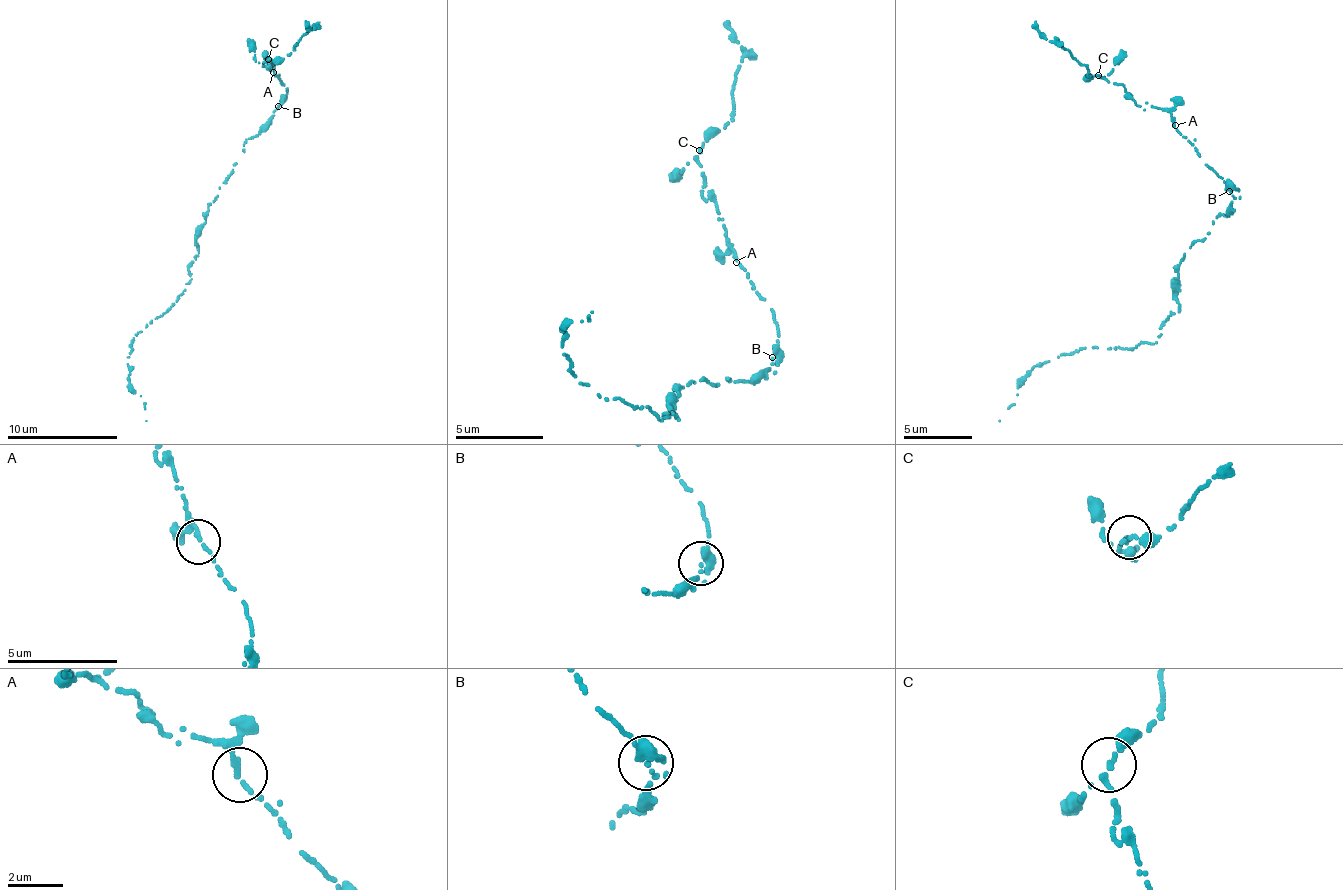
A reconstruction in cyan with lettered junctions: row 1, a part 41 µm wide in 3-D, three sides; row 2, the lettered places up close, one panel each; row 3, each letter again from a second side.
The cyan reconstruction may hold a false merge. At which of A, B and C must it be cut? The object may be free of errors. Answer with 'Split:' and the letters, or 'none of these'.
Split: B

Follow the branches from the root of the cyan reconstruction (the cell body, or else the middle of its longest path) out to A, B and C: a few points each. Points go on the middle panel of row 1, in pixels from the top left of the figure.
A: (712, 384), (716, 386), (724, 378), (747, 381), (767, 367), (771, 369), (776, 353), (774, 315), (736, 262)
B: (712, 384), (716, 386), (724, 378), (747, 381), (767, 367), (771, 369), (774, 363), (773, 355)
C: (712, 384), (747, 381), (771, 369), (778, 338), (774, 315), (736, 262), (717, 206), (701, 188), (698, 149)

